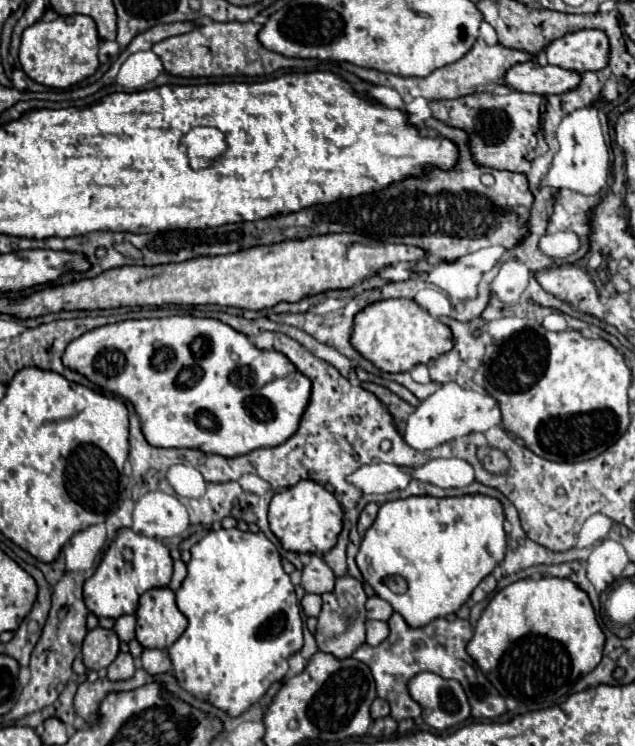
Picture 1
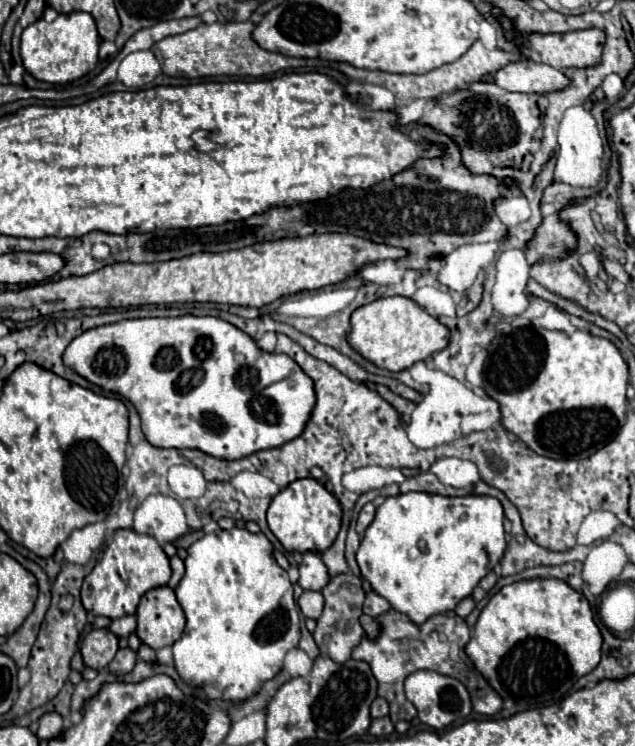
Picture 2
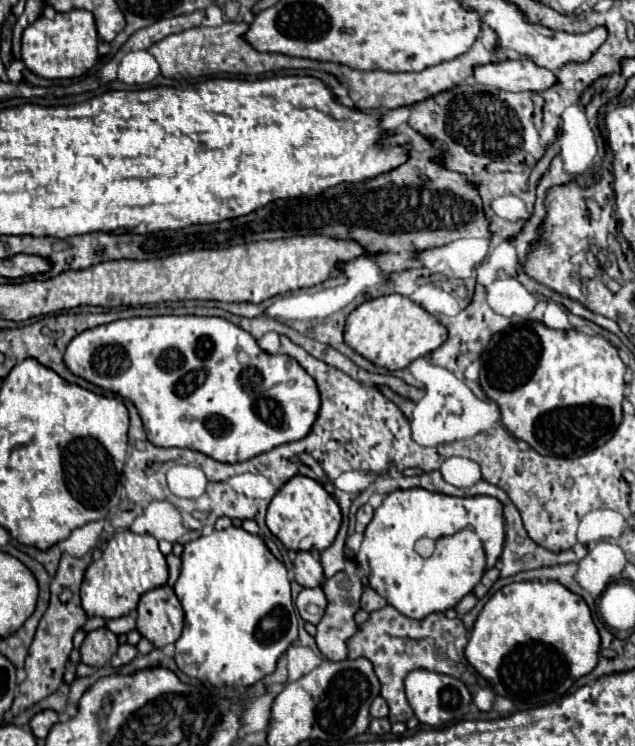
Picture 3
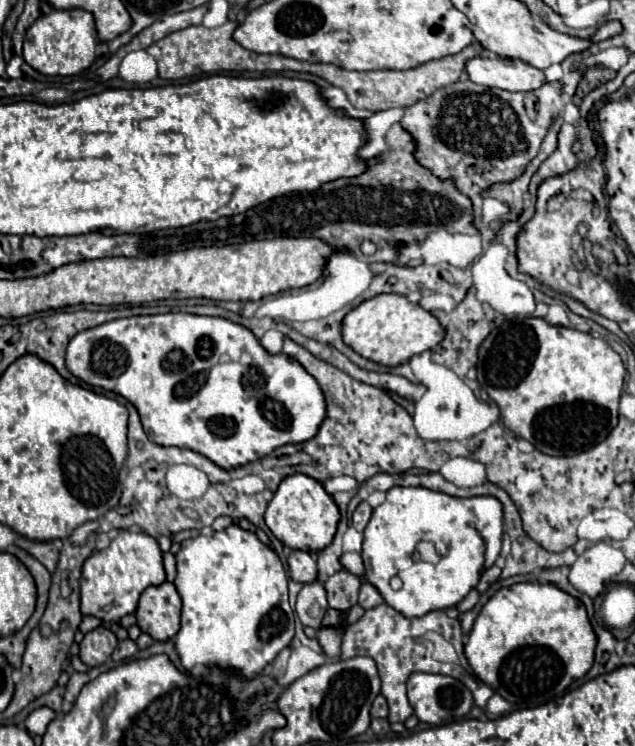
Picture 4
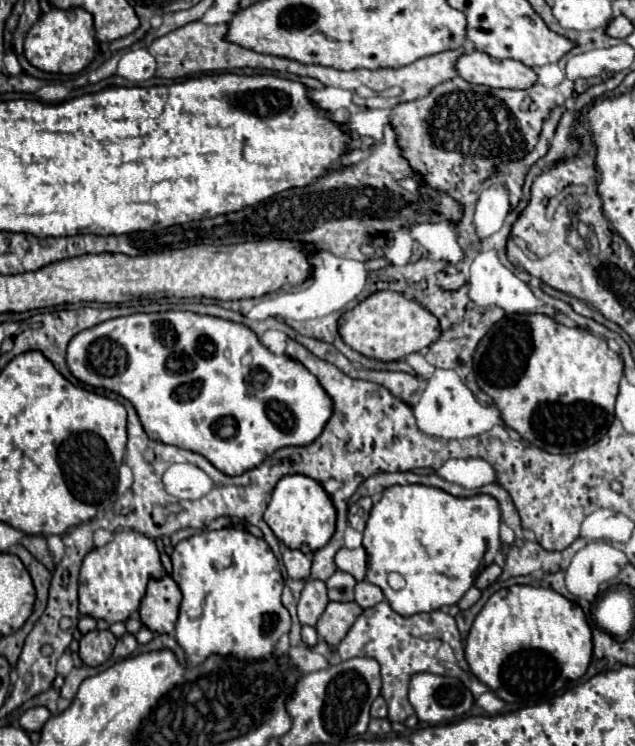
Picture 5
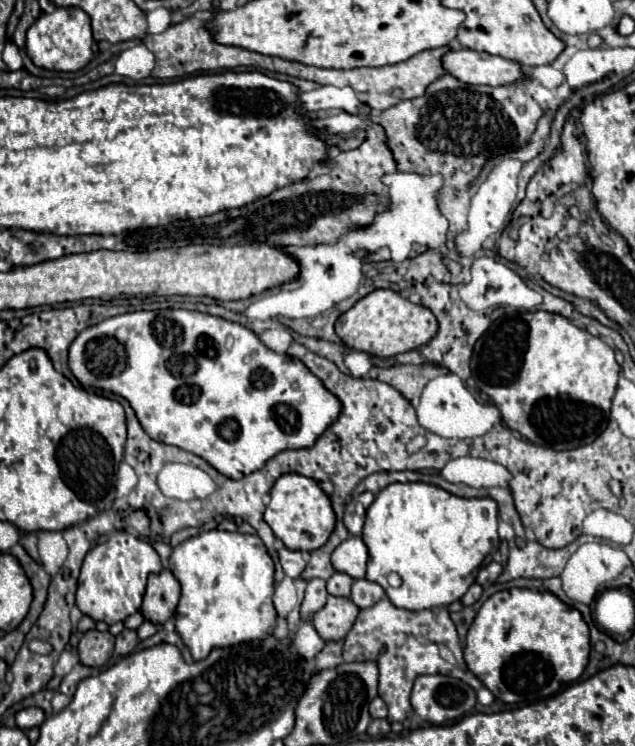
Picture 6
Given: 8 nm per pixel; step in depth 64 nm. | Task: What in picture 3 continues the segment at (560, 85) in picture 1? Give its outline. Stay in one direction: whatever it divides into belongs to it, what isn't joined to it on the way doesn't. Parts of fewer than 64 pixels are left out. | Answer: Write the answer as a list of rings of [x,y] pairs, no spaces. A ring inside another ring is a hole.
[[[506,60],[502,64],[486,64],[474,70],[480,84],[508,92],[542,92],[556,84],[556,74],[540,68],[532,60]]]

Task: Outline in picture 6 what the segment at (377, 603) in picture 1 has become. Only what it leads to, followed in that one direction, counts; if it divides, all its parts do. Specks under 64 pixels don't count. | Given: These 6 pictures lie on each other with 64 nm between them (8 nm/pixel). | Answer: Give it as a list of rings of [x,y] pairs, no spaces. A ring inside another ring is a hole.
[[[362,578],[362,580],[356,580],[352,584],[352,602],[358,606],[358,608],[370,608],[374,606],[376,602],[384,600],[386,598],[386,592],[382,590],[382,586]]]

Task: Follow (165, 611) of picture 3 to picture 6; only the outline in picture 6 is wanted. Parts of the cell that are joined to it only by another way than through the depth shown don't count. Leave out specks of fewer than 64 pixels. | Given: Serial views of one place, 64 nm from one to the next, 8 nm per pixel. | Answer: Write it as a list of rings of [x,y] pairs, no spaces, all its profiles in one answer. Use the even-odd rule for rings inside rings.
[[[162,570],[158,574],[148,576],[148,588],[140,612],[148,622],[162,626],[176,612],[178,600],[180,600],[178,580],[172,576],[170,570]]]

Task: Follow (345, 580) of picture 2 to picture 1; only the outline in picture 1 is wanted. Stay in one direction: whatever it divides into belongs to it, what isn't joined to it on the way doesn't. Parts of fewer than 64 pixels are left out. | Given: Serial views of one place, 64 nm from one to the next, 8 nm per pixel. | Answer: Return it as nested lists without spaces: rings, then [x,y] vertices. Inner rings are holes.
[[[342,576],[336,580],[336,588],[328,594],[322,594],[322,612],[318,616],[318,632],[316,642],[322,652],[330,652],[336,658],[348,658],[356,648],[360,648],[366,642],[366,594],[362,588],[362,582]]]

